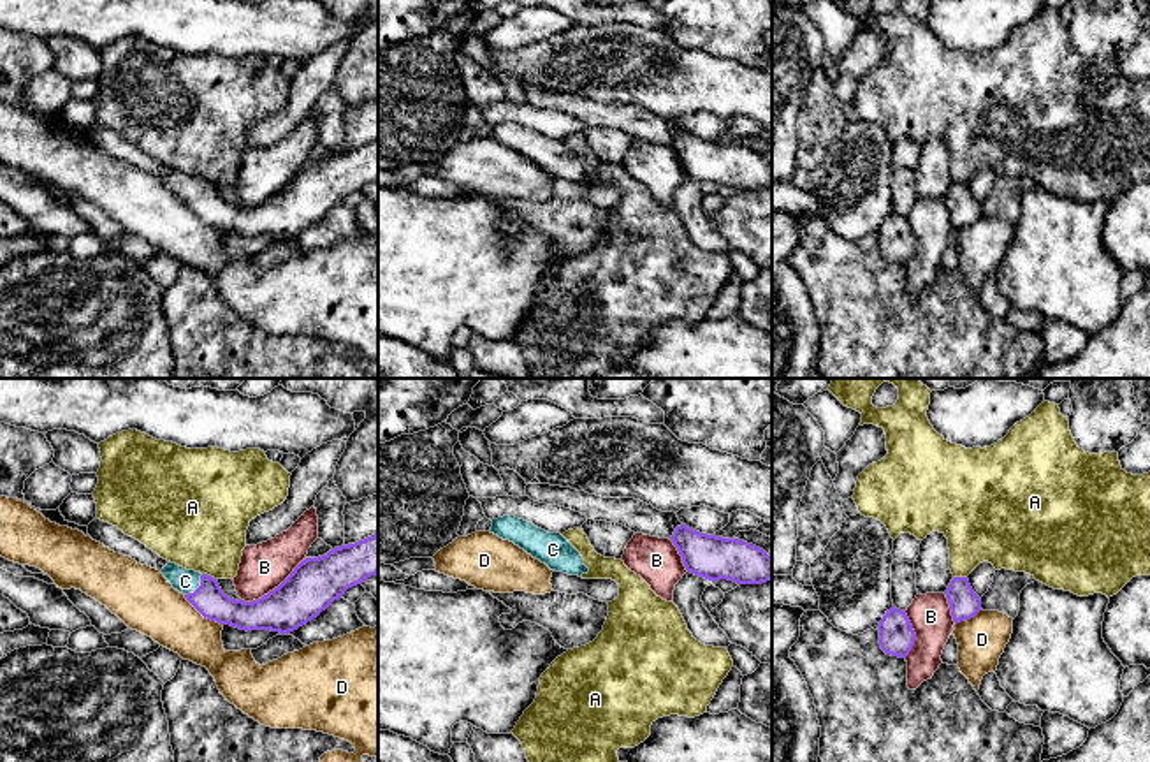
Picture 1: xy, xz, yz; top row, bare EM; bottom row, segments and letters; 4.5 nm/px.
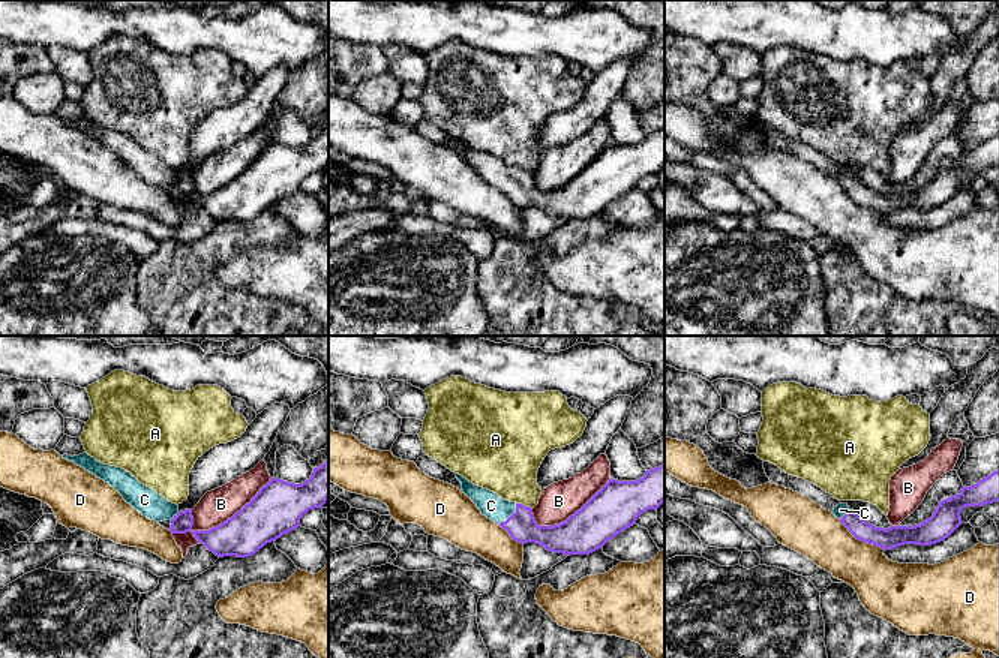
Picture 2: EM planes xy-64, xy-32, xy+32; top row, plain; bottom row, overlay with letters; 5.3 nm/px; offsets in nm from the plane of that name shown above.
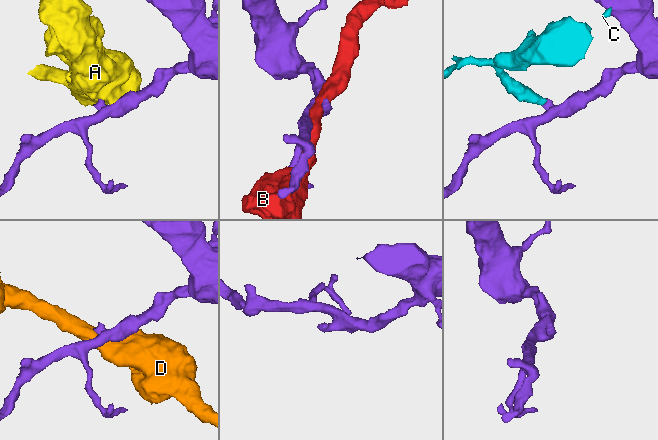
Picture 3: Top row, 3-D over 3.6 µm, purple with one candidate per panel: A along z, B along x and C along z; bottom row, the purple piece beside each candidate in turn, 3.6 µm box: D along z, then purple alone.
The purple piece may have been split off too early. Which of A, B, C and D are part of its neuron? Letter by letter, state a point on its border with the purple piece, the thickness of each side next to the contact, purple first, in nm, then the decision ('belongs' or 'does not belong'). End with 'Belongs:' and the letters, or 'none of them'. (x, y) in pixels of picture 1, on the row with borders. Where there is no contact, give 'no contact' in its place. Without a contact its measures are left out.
A: contact xy (210, 576); calibres 150 and 420 nm; does not belong
B: contact xy (275, 588); calibres 240 and 220 nm; does not belong
C: contact xy (199, 586); calibres 150 and 110 nm; belongs
D: contact xy (203, 615); calibres 150 and 260 nm; does not belong
Belongs: C

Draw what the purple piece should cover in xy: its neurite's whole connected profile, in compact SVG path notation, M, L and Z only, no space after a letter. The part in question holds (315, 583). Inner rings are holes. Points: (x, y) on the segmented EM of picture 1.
M378 533L306 558L273 591L253 602L229 598L207 574L176 563L162 568L167 582L207 619L239 630L290 634L325 611L352 586L378 574Z

